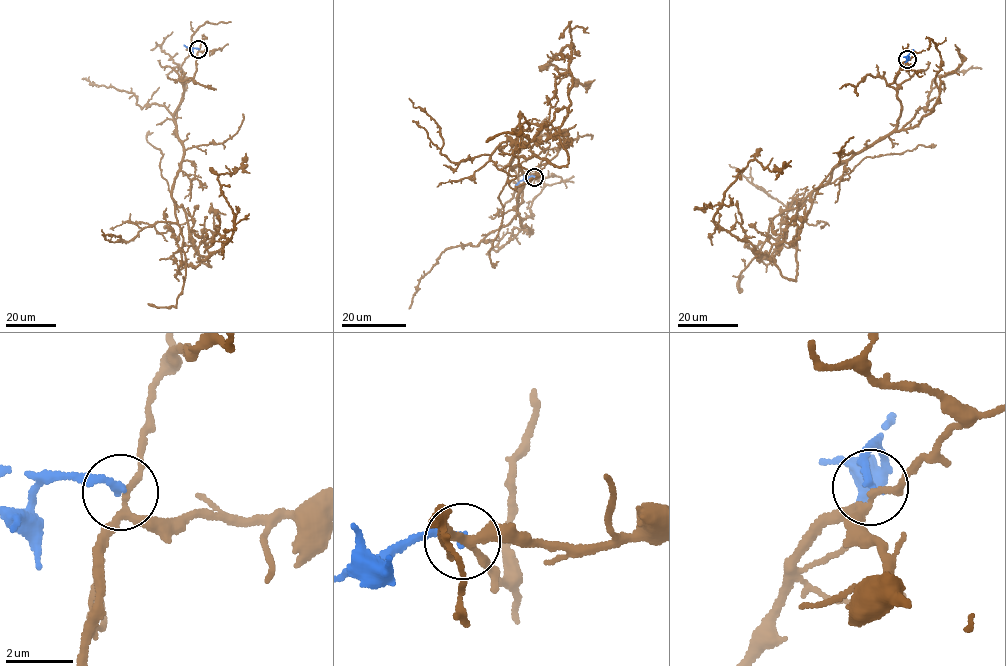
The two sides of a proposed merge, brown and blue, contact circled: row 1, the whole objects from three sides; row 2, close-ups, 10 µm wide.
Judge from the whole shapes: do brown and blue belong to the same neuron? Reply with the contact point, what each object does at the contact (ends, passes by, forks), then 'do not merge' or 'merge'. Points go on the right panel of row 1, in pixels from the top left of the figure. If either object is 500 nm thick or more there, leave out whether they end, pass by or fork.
at (907, 59); brown forks there; blue ends there; do not merge

